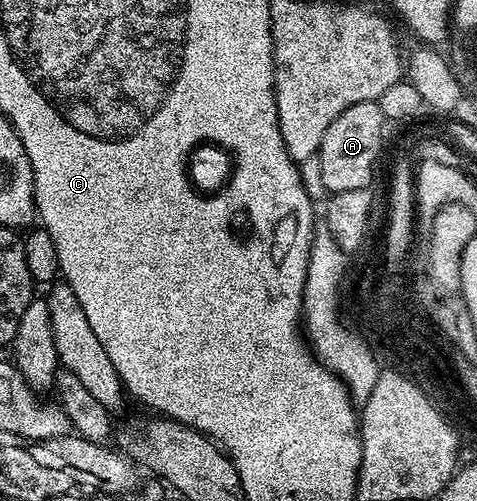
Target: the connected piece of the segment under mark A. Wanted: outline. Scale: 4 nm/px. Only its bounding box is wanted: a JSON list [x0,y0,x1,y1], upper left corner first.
[317,102,387,195]

